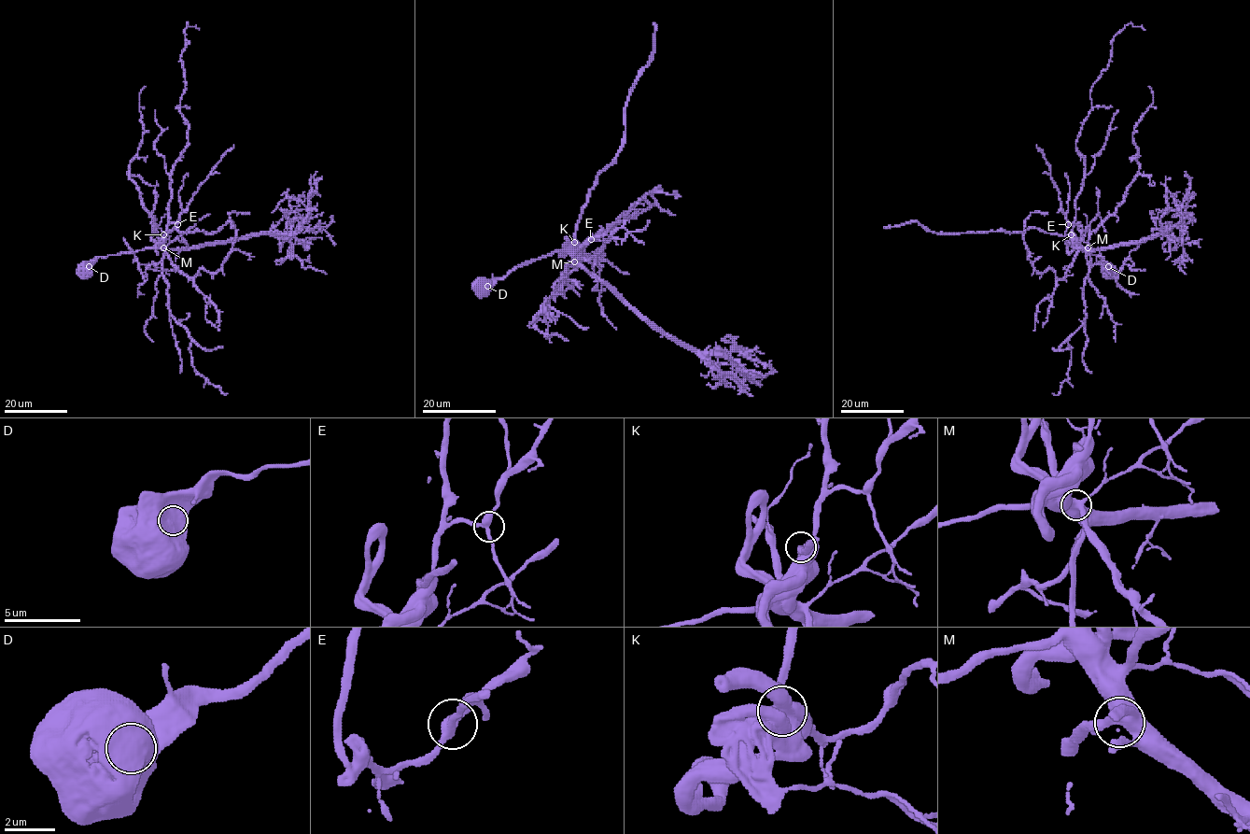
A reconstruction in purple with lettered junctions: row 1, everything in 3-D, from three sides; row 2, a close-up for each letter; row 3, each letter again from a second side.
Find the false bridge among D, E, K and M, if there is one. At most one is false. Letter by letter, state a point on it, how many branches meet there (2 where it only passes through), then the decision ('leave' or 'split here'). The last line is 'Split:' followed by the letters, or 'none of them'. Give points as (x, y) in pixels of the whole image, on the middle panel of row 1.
D: place (487, 286); branches 2; leave
E: place (591, 239); branches 3; leave
K: place (574, 242); branches 2; leave
M: place (574, 261); branches 2; leave
Split: none of them

